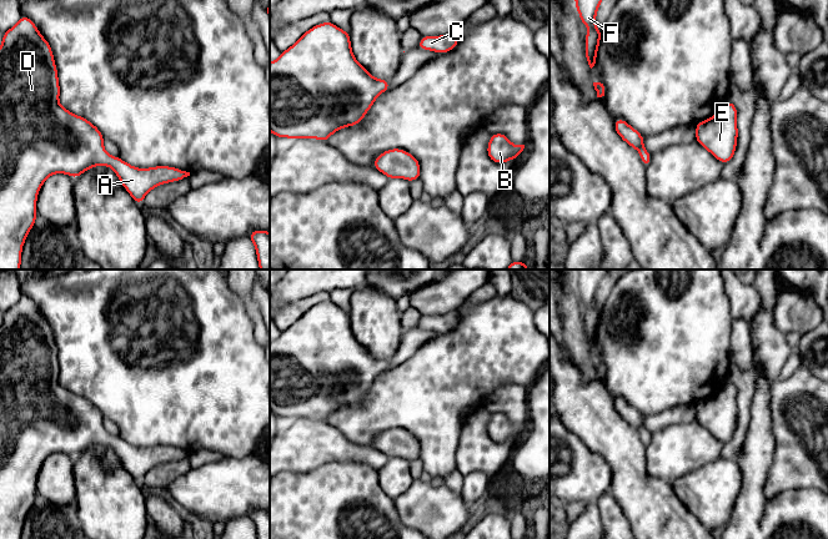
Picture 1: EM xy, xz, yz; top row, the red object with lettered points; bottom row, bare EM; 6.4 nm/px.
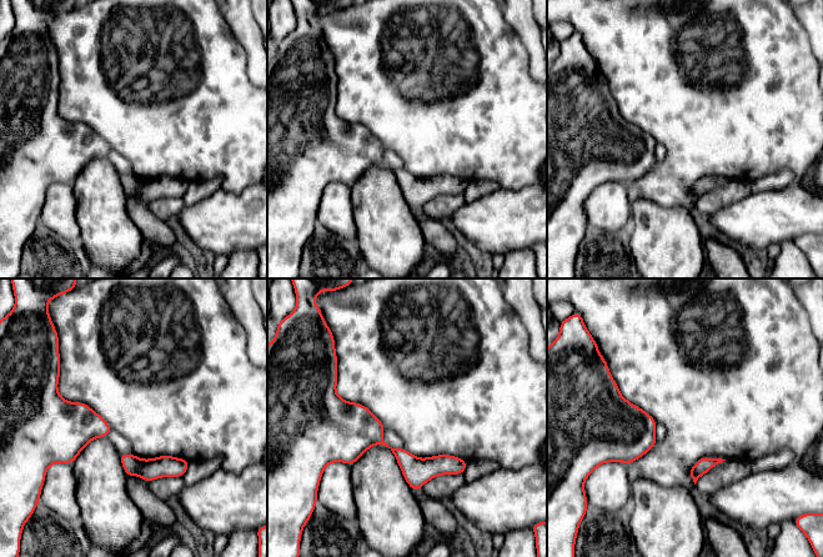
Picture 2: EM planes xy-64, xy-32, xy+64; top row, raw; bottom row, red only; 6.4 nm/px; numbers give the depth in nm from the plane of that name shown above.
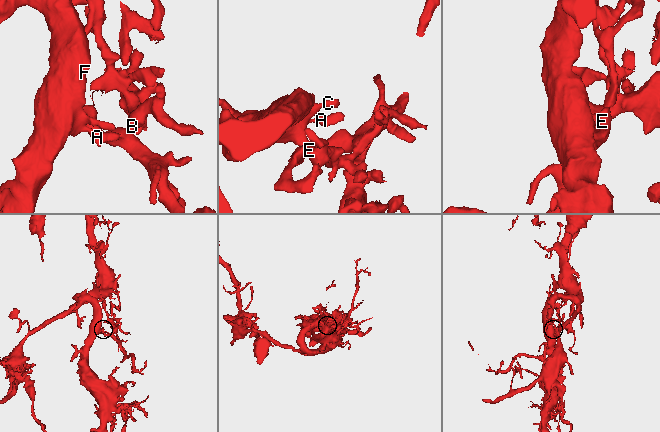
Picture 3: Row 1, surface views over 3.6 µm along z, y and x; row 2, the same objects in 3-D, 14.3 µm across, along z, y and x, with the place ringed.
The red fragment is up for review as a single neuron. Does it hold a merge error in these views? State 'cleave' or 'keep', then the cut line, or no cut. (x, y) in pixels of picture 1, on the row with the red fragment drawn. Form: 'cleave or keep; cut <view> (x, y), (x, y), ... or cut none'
keep; cut none

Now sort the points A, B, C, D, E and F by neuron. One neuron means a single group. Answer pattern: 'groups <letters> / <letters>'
groups A B C D E F

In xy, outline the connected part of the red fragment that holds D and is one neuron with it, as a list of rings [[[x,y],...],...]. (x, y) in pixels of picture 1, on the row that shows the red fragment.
[[[22,15],[16,25],[4,32],[0,46],[0,270],[20,270],[22,246],[37,217],[37,193],[45,180],[54,173],[65,173],[75,178],[94,166],[109,166],[139,205],[156,186],[190,176],[190,172],[170,166],[137,168],[107,153],[99,129],[89,120],[64,109],[59,102],[59,95],[57,69],[51,46],[36,25]]]

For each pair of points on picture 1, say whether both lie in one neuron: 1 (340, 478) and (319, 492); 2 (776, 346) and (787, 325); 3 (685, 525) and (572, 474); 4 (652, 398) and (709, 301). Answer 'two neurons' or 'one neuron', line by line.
1: one neuron
2: two neurons
3: two neurons
4: one neuron

